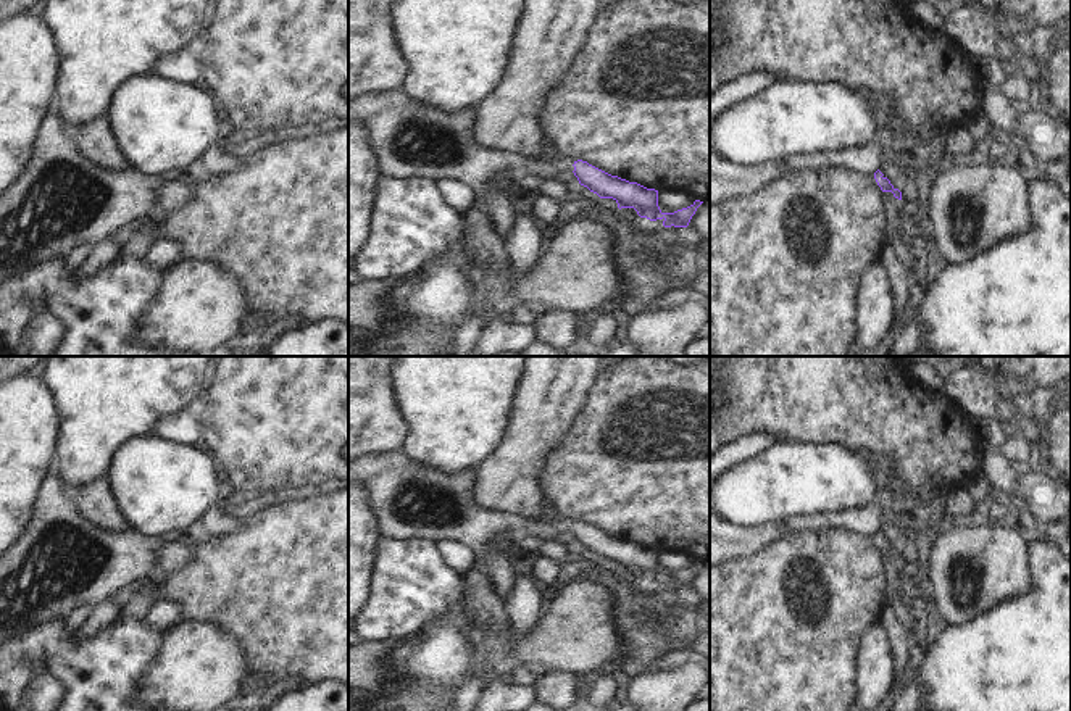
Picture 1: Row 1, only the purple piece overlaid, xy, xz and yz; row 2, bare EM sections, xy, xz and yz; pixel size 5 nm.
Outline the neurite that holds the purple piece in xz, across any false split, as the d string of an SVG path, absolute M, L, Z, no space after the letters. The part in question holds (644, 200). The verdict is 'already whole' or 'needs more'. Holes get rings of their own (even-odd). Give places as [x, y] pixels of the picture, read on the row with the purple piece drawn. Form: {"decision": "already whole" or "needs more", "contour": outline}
{"decision": "needs more", "contour": "M405 90L368 94L348 105L348 123L363 126L369 132L369 140L376 147L384 176L390 179L453 179L468 185L476 193L477 203L492 216L503 240L515 229L518 198L495 184L498 177L508 177L511 182L519 184L529 176L545 179L550 169L566 168L574 173L581 185L600 198L613 198L619 210L634 208L640 218L661 219L665 227L687 227L697 208L703 203L695 200L687 208L663 213L658 206L658 190L611 176L587 161L571 161L561 156L540 161L508 150L487 148L476 137L477 106L448 113L416 100Z"}

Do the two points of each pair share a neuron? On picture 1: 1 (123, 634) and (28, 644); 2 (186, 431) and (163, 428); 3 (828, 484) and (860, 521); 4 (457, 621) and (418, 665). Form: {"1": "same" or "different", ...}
{"1": "same", "2": "same", "3": "different", "4": "same"}

